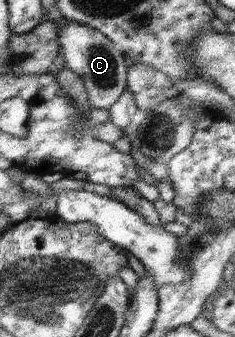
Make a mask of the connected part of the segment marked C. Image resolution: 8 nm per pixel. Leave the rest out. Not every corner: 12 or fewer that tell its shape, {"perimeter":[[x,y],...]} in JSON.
{"perimeter":[[70,19],[60,56],[82,78],[90,108],[110,110],[127,87],[126,56]]}

